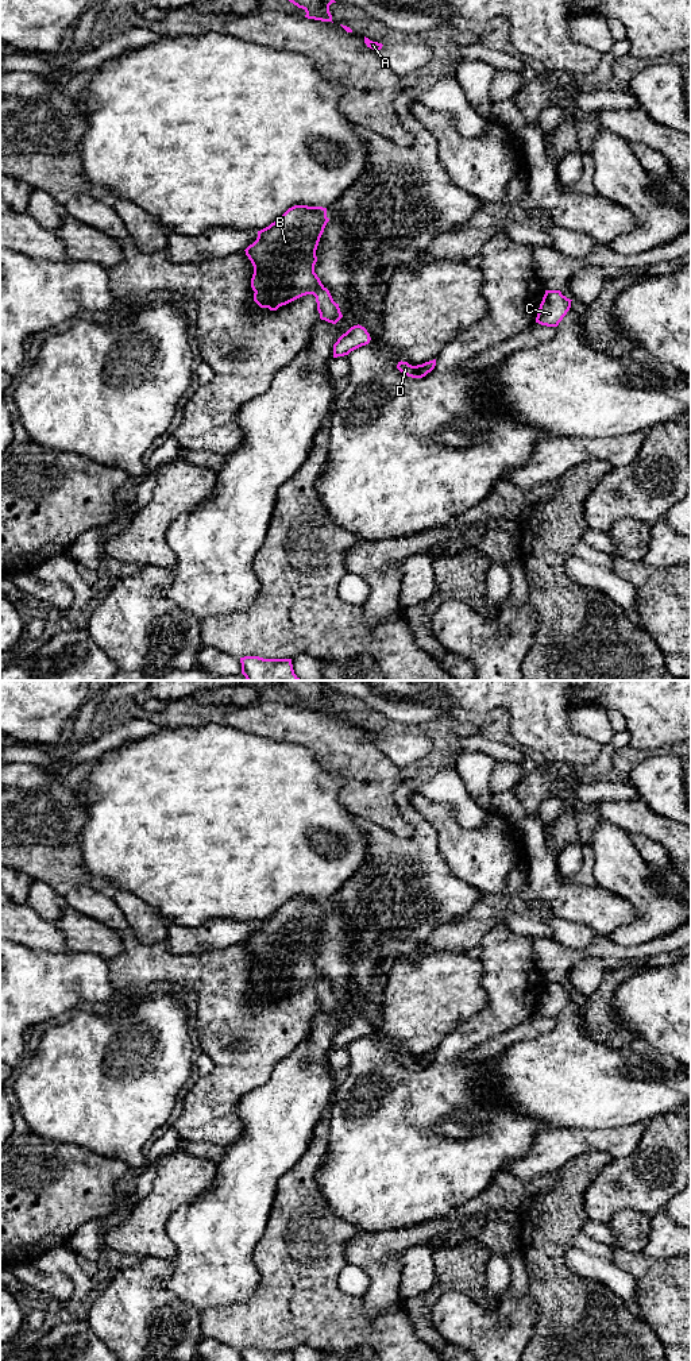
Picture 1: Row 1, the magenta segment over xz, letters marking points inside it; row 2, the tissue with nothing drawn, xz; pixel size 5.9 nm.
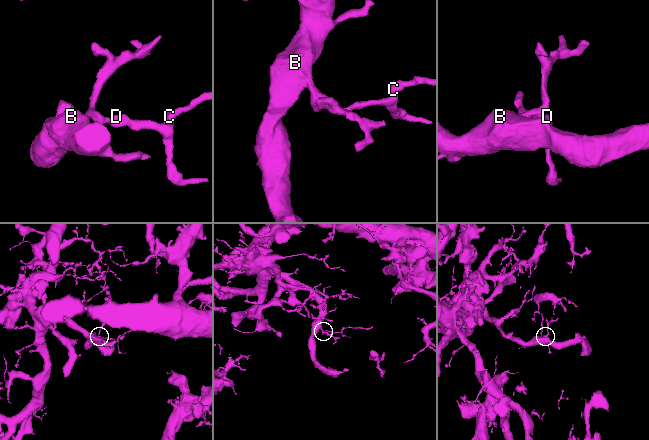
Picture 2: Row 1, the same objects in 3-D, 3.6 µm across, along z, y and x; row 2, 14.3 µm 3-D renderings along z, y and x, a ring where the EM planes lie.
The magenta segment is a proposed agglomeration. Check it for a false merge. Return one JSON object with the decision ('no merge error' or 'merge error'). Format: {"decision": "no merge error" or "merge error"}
{"decision": "no merge error"}

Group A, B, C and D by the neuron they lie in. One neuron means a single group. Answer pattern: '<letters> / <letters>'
A B C D

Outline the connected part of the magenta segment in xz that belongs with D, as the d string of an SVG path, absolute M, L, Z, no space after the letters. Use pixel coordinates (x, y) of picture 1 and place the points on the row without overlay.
M436 1050L425 1053L422 1056L412 1057L408 1053L398 1053L397 1060L408 1068L422 1069L431 1064L436 1057Z

